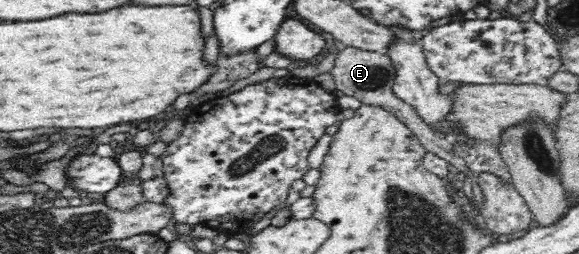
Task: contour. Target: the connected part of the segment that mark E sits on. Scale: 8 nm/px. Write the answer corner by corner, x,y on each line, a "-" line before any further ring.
346,47
336,54
333,68
328,73
335,83
335,89
342,91
345,96
354,97
361,104
381,107
388,113
397,116
399,121
403,122
418,137
427,152
442,157
445,161
457,167
458,171
463,171
466,175
470,175
473,178
473,182
476,182
476,173
471,172
467,168
465,160
457,156
455,150
451,148
451,139
431,130
429,124
423,121
423,118
411,106
395,97
391,89
395,79
395,68
385,51
365,51
364,49

